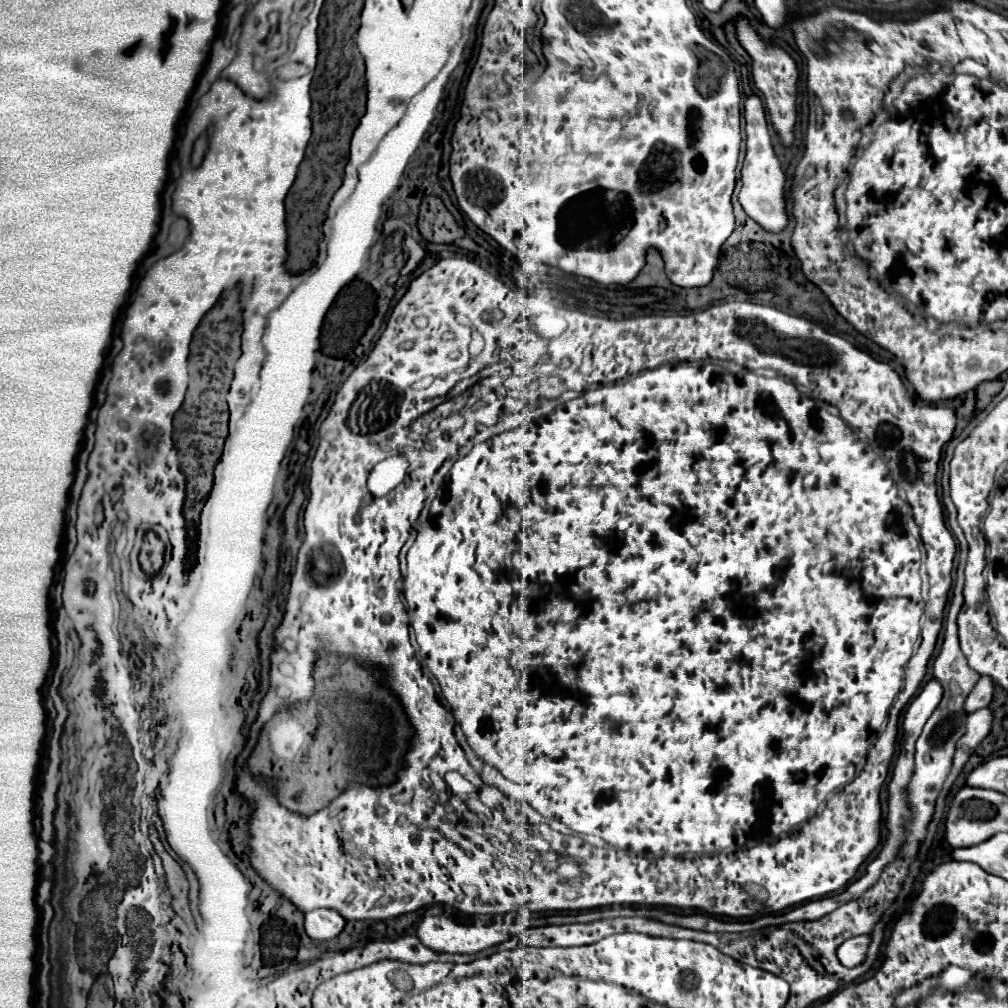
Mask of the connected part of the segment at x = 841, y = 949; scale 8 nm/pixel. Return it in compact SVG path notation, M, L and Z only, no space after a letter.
M854 936L850 940L844 940L844 944L838 946L836 956L838 962L846 968L854 968L858 966L864 958L866 958L866 948L868 948L870 938L868 936Z

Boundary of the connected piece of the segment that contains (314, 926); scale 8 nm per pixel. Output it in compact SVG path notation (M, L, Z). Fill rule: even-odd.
M322 908L322 910L312 910L304 916L304 932L316 942L326 942L336 938L344 926L346 920L334 910Z

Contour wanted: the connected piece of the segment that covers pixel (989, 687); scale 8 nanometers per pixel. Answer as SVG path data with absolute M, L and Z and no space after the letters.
M980 678L978 684L972 688L970 696L966 696L966 704L964 704L964 712L976 712L980 708L986 708L992 700L992 692L994 692L994 684L990 682L990 678Z

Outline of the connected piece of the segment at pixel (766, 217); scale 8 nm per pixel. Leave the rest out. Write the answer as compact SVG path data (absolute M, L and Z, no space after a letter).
M748 96L744 102L744 118L746 118L746 158L742 164L742 188L738 194L738 200L744 208L744 212L756 220L762 228L768 232L780 232L786 222L786 200L784 200L784 188L786 188L786 176L780 168L780 162L772 150L770 144L770 134L768 134L768 124L764 116L764 108L758 96Z

